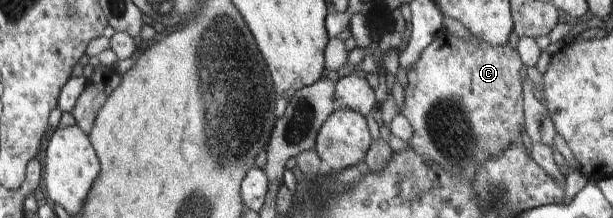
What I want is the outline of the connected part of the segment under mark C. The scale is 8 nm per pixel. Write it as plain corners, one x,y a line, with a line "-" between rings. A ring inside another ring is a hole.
441,33
421,53
419,61
406,73
407,87
400,113
413,127
410,147
419,157
423,157
425,163
435,161
453,179
461,175
465,183
473,183
481,163
485,163
489,157
501,155
507,147
522,142
525,115
520,70
523,64
509,42
495,46
473,36
469,42
460,38
458,43
457,47
450,45
444,33

